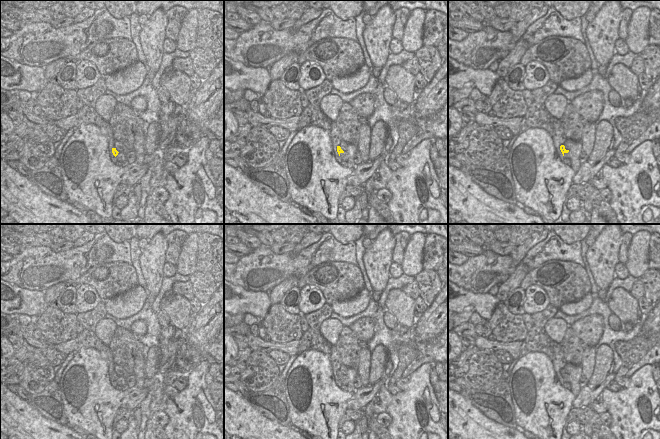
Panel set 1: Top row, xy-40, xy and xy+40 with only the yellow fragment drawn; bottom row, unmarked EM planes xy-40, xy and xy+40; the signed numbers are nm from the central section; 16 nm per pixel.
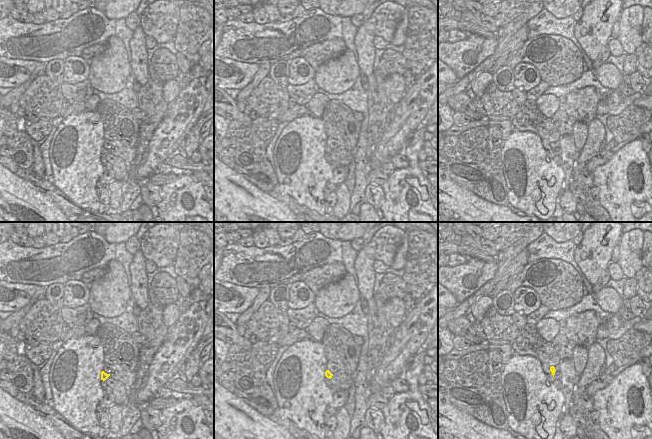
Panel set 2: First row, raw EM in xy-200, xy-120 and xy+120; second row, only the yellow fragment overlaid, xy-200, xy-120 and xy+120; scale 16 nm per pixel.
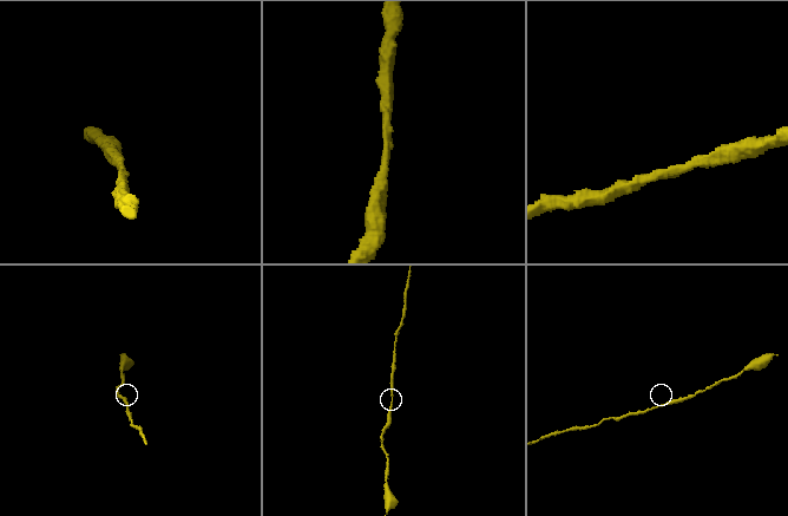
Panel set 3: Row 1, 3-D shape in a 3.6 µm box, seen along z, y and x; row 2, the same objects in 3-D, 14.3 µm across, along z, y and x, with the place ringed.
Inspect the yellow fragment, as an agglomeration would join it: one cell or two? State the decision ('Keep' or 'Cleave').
Keep.

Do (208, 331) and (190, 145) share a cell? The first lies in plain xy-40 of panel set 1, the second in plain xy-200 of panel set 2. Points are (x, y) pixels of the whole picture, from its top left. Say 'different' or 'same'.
different

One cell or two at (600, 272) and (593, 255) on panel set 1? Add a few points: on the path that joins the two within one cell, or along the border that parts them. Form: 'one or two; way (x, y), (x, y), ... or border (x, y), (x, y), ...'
one; way (600, 268), (597, 259)

